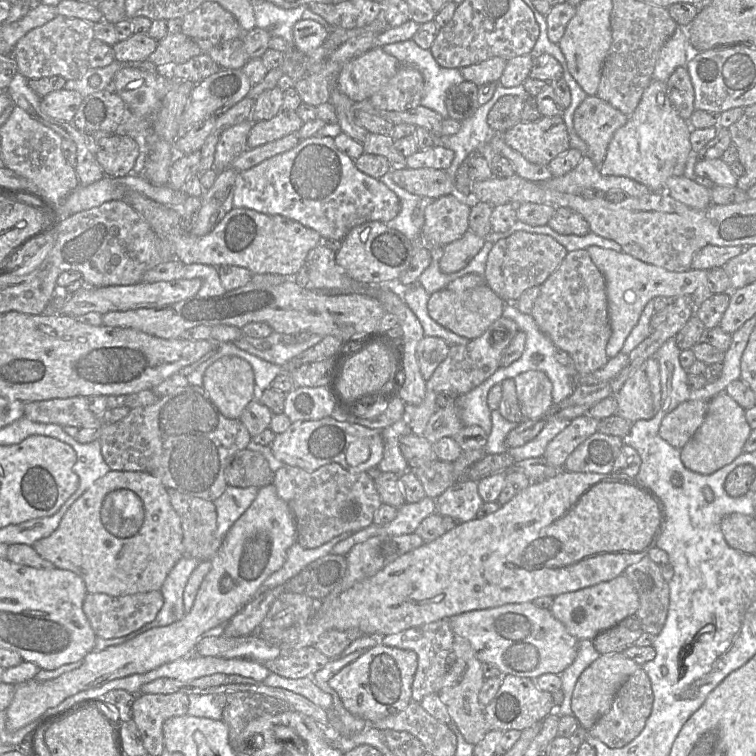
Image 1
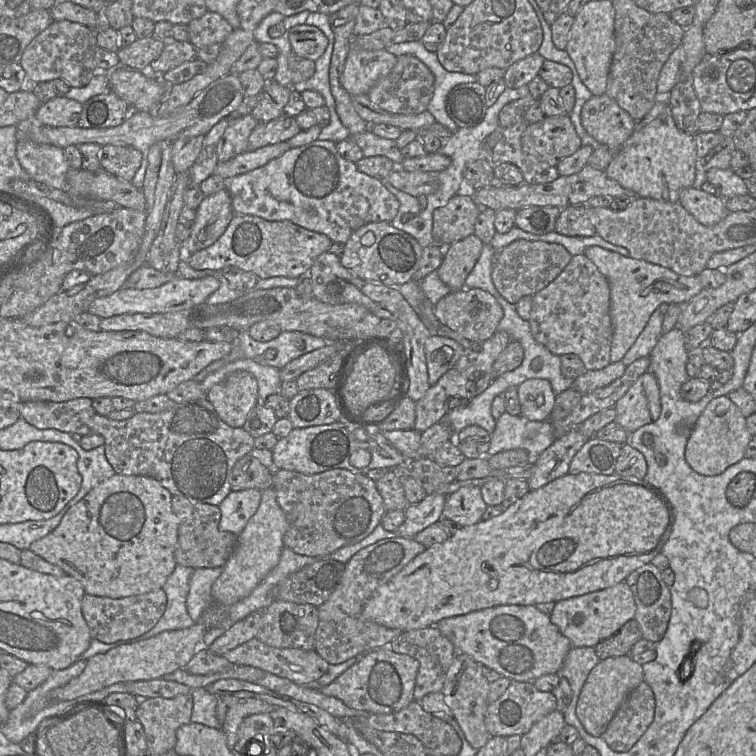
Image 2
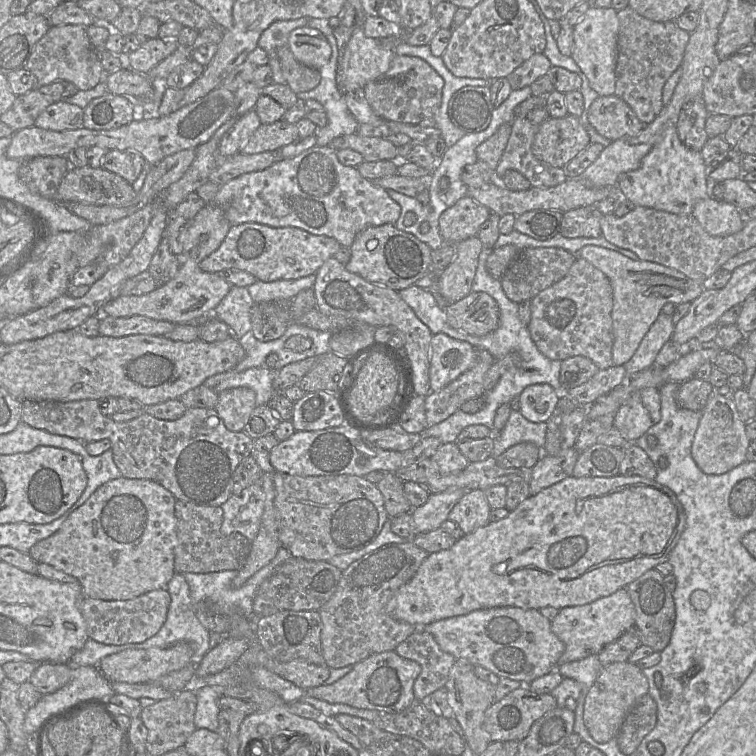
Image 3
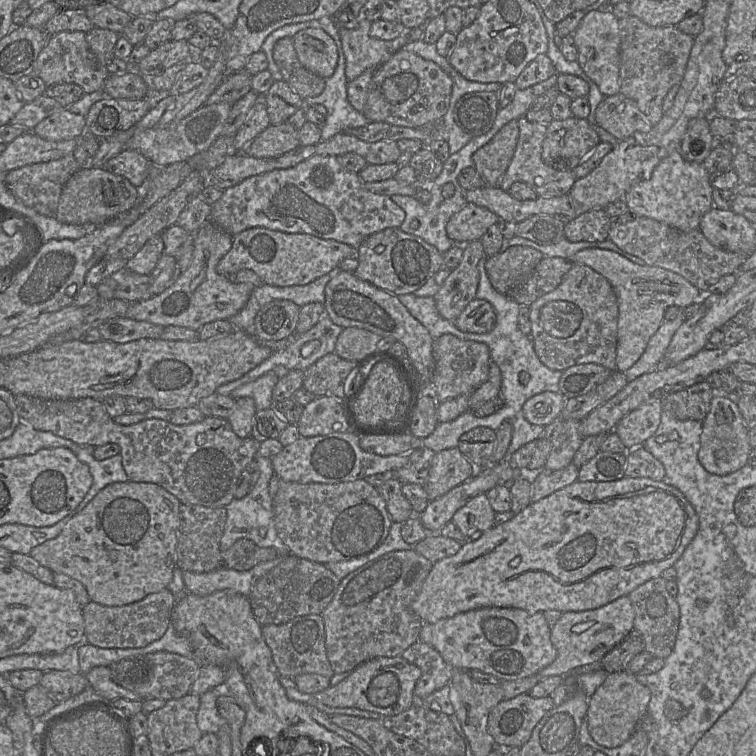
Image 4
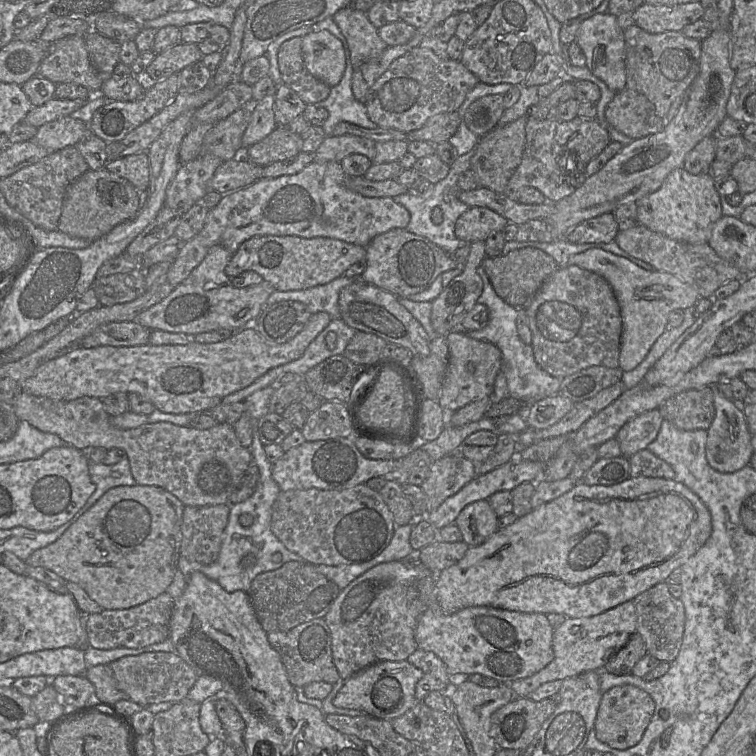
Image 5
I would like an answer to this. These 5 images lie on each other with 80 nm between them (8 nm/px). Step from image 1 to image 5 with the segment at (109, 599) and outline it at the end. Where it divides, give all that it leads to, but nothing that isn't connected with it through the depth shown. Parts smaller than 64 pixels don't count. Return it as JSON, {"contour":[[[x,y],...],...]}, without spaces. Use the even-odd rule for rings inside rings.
{"contour":[[[165,591],[143,604],[117,610],[102,610],[84,615],[88,645],[102,650],[114,648],[143,648],[157,644],[169,636],[170,618],[175,600]]]}

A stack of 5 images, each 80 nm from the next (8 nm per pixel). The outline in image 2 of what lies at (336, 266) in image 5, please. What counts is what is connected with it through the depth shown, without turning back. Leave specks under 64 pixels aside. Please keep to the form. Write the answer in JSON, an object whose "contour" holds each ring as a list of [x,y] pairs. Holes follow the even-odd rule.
{"contour":[[[235,214],[223,235],[211,246],[186,255],[186,263],[196,270],[221,270],[224,267],[236,267],[243,271],[253,272],[258,278],[271,277],[297,278],[309,272],[316,258],[328,252],[332,240],[325,234],[308,230],[291,221],[268,221],[259,216]]]}

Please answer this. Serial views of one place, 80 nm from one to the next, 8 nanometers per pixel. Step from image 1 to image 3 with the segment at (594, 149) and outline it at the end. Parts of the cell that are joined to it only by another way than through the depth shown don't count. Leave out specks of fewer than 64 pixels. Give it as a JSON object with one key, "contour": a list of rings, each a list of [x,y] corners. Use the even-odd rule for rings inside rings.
{"contour":[[[615,95],[595,99],[589,108],[588,120],[601,136],[614,142],[635,136],[646,126],[630,106]]]}

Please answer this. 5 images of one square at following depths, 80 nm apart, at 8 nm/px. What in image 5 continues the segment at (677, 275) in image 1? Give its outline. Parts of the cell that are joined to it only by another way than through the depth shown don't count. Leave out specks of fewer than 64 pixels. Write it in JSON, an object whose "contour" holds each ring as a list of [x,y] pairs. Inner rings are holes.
{"contour":[[[596,248],[572,255],[567,265],[576,265],[598,274],[613,289],[622,319],[619,368],[623,372],[635,369],[644,360],[664,332],[672,311],[694,307],[700,298],[694,288],[672,274],[645,270],[626,258]]]}

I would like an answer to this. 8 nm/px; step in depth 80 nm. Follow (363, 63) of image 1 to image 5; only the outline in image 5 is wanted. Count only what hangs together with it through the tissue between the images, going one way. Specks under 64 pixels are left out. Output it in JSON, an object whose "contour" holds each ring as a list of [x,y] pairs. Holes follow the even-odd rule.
{"contour":[[[346,6],[332,18],[347,41],[353,69],[381,55],[386,49],[387,44],[379,37],[366,12]]]}

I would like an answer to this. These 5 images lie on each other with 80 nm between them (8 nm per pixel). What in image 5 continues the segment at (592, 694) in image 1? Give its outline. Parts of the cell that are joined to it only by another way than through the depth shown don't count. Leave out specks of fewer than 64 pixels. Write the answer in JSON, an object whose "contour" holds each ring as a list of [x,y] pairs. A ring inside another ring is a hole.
{"contour":[[[633,685],[615,686],[602,694],[593,731],[602,743],[618,750],[637,745],[655,710],[655,703],[644,690]]]}

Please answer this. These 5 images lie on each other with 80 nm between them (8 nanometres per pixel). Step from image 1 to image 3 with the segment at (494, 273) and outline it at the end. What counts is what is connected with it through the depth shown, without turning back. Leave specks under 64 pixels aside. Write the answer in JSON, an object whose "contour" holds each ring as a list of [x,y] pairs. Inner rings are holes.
{"contour":[[[525,248],[500,278],[500,283],[511,301],[517,304],[531,301],[540,292],[561,280],[575,260],[573,254],[562,248]]]}

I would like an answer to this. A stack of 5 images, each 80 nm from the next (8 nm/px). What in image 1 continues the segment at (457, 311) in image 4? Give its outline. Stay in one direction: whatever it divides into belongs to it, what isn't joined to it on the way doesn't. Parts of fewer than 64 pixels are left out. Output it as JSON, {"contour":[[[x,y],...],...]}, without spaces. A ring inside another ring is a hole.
{"contour":[[[468,230],[461,238],[445,245],[439,261],[444,273],[454,273],[463,269],[479,253],[485,238]]]}

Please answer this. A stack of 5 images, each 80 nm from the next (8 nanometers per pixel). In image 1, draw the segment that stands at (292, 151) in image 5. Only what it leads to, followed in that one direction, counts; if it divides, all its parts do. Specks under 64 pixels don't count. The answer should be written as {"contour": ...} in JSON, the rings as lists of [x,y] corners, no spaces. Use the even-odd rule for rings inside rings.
{"contour":[[[281,110],[269,120],[254,122],[248,135],[248,148],[255,148],[300,130],[303,120],[294,110]]]}

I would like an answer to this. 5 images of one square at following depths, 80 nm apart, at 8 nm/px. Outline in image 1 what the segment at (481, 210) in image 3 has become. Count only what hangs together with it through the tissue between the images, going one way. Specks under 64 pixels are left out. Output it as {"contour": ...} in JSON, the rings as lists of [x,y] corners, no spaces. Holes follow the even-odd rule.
{"contour":[[[455,193],[431,200],[424,210],[424,246],[444,247],[461,238],[469,230],[472,201]]]}

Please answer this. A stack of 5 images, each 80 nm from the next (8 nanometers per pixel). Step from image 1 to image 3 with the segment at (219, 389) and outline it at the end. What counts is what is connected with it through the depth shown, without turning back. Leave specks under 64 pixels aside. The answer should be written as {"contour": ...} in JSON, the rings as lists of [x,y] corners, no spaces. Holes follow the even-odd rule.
{"contour":[[[236,387],[223,390],[218,394],[215,410],[228,430],[240,432],[244,431],[255,407],[255,392],[246,387]]]}

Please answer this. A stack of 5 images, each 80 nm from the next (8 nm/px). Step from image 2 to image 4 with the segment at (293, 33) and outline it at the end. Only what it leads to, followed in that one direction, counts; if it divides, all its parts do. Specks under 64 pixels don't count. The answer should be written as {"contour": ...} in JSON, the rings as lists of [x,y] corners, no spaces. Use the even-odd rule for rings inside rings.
{"contour":[[[307,28],[293,36],[301,64],[310,72],[329,78],[338,63],[337,46],[333,38],[320,28]]]}

